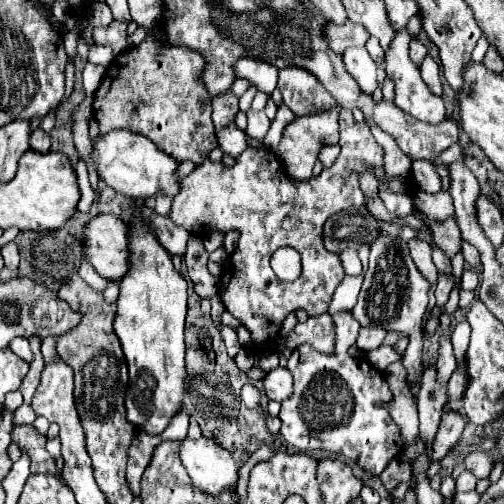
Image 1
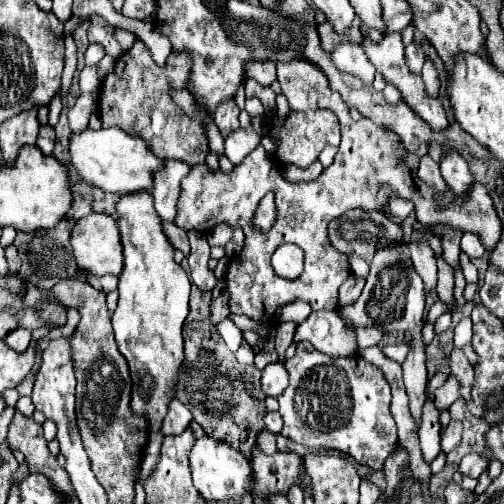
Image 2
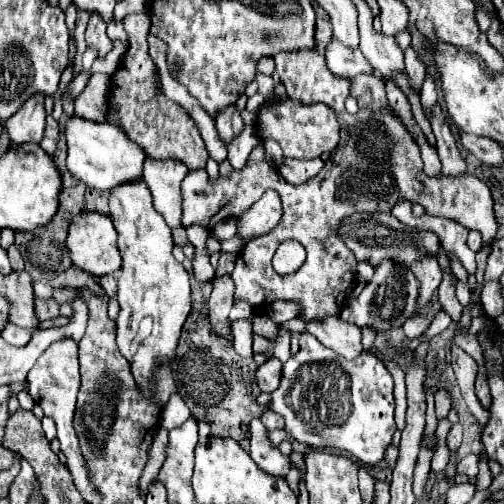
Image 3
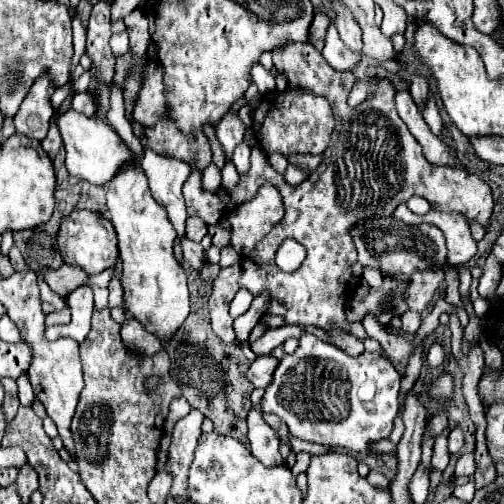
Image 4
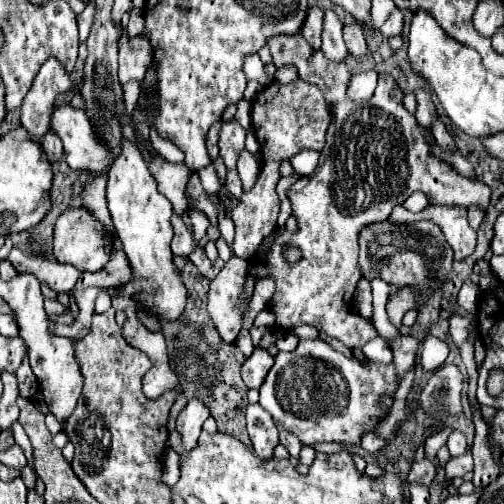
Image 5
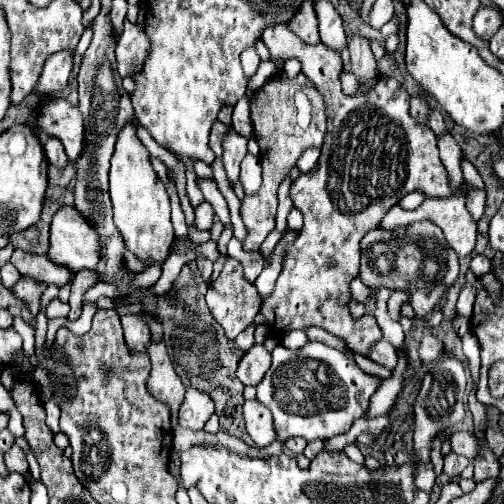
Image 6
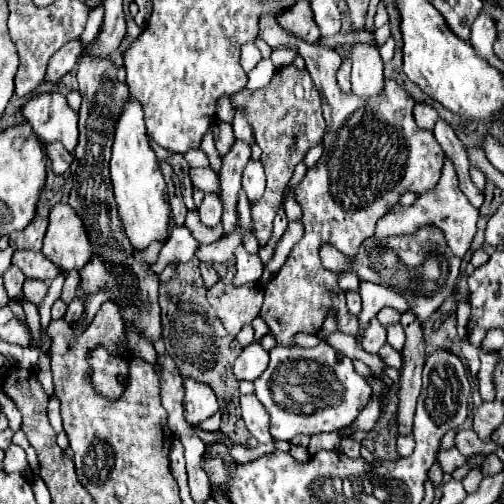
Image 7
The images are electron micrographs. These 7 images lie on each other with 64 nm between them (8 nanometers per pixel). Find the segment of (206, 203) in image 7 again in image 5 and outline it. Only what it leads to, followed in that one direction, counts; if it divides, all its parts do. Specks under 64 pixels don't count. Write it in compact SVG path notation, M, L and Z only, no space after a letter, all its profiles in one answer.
M192 210L190 212L190 220L192 220L192 226L194 226L194 240L200 240L206 236L206 228L210 226L210 220L204 212L200 210Z

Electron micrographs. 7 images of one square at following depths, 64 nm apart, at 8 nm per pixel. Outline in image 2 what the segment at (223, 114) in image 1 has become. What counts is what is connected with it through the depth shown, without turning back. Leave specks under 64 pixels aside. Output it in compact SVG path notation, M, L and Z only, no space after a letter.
M228 100L228 104L220 104L220 108L216 108L214 112L214 120L216 126L220 128L220 134L226 138L232 130L236 130L238 126L238 106L234 100Z

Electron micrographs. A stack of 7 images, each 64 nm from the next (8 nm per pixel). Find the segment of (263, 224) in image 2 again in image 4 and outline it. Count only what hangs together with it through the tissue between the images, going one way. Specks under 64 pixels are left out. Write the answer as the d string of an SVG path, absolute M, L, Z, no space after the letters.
M270 182L258 188L258 194L228 214L232 226L232 248L246 258L256 242L266 236L284 216L280 192Z

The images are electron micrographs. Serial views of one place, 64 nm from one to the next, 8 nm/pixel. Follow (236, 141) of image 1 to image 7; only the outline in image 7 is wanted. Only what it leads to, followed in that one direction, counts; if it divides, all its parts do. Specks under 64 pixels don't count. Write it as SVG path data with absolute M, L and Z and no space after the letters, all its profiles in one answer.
M254 160L248 162L248 166L244 168L242 188L250 202L256 202L262 198L264 188L266 188L266 176L264 176L264 168L260 162L254 162Z

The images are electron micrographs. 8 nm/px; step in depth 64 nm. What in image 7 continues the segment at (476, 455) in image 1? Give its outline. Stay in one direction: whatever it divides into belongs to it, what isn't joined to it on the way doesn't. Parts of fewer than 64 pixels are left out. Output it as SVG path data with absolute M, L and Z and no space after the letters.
M452 446L452 448L448 448L448 450L440 450L438 456L436 456L436 460L440 462L440 466L442 466L442 470L444 470L446 474L452 474L454 468L458 468L458 466L462 466L462 464L466 462L466 458L458 452L456 446Z

